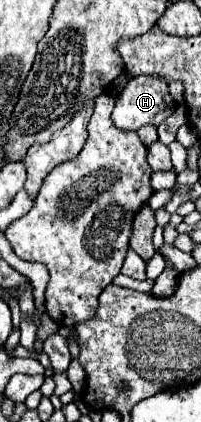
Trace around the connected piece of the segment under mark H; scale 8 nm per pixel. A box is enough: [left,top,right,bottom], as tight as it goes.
[111,75,175,131]

